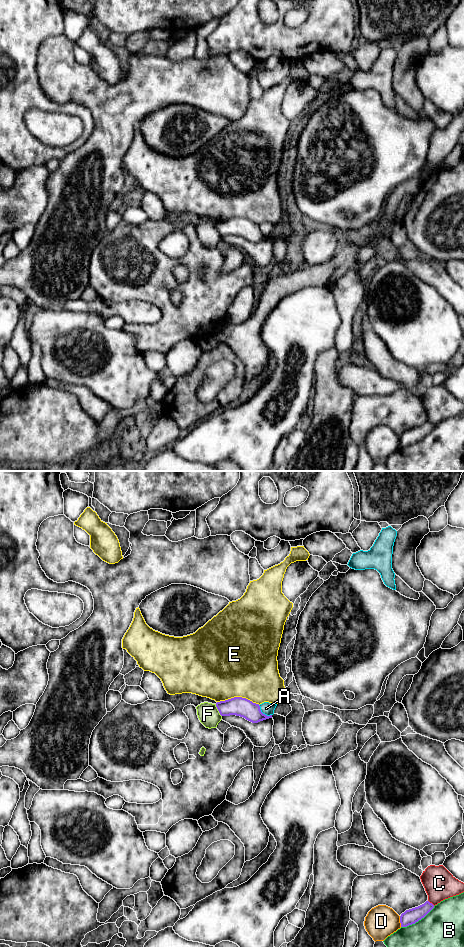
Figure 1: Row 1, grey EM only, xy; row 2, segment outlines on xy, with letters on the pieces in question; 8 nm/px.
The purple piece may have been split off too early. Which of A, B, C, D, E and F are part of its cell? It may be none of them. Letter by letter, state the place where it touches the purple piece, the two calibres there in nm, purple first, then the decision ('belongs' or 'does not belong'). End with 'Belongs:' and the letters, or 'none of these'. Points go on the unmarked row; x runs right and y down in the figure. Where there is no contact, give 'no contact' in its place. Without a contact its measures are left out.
A: xy (262, 233) | 150/100 nm | does not belong
B: xy (417, 441) | 120/500 nm | does not belong
C: xy (431, 423) | 120/240 nm | does not belong
D: xy (400, 441) | 120/260 nm | does not belong
E: xy (238, 217) | 150/500 nm | does not belong
F: xy (218, 230) | 150/170 nm | does not belong
Belongs: none of these

